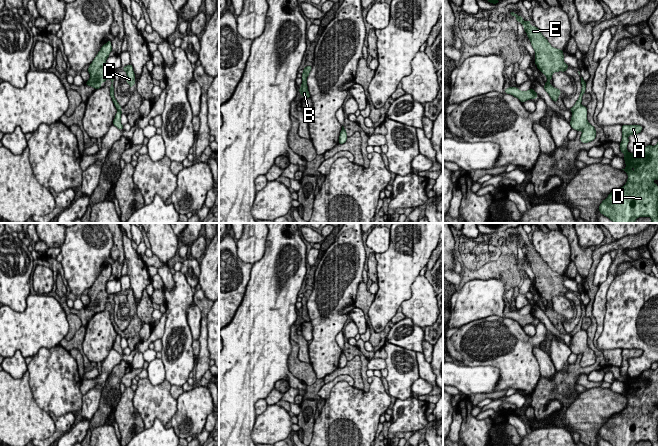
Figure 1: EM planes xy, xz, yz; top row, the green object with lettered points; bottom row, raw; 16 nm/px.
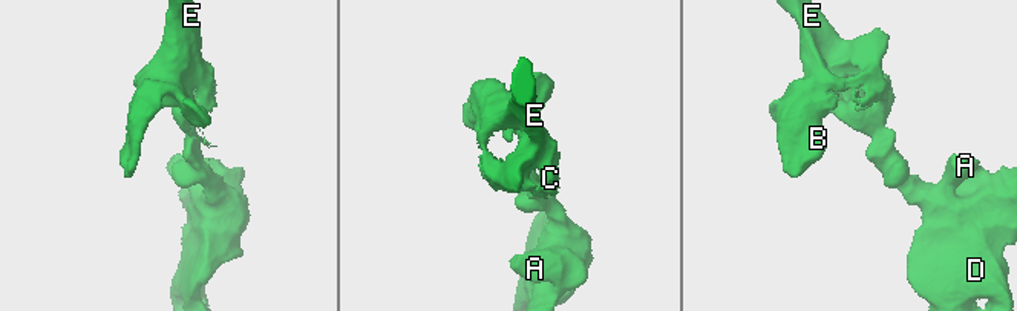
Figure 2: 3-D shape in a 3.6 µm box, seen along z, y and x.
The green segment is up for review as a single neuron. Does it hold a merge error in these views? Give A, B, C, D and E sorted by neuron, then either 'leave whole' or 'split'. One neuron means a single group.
A D / B C E | split

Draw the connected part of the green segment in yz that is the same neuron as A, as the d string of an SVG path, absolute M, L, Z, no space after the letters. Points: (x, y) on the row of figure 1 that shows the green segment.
M622 125L622 141L620 150L625 155L624 160L627 175L627 183L618 190L611 192L602 201L599 211L614 223L634 223L639 217L650 217L651 223L658 223L658 185L653 182L658 180L658 143L655 146L648 145L638 153L629 153L627 145L628 136L635 135L642 131L640 125Z

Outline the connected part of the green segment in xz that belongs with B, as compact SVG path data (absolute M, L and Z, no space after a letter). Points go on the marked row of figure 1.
M306 66L303 70L302 77L301 77L302 84L299 89L299 92L300 92L300 95L302 95L304 98L310 98L310 94L307 86L307 77L309 76L311 69L312 69L312 66Z

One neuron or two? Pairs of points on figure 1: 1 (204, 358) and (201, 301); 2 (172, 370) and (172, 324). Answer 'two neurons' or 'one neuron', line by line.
1: one neuron
2: one neuron

